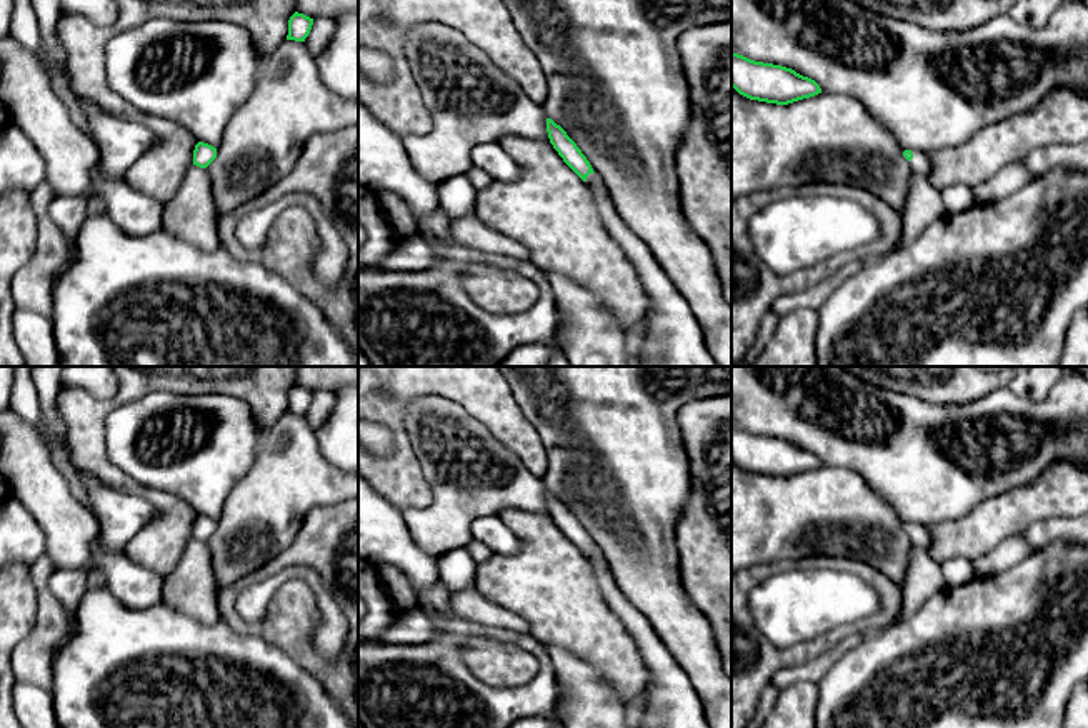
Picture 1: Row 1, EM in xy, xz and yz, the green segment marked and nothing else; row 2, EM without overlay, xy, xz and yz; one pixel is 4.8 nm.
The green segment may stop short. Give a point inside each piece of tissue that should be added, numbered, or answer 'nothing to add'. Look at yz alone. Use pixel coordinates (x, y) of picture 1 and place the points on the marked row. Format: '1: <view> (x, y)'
1: yz (922, 164)

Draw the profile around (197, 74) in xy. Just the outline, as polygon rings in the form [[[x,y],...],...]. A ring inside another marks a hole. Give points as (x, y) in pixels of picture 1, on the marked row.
[[[153,18],[113,37],[105,48],[112,92],[143,113],[185,127],[198,142],[218,147],[232,115],[255,88],[262,57],[250,33],[222,20]]]

